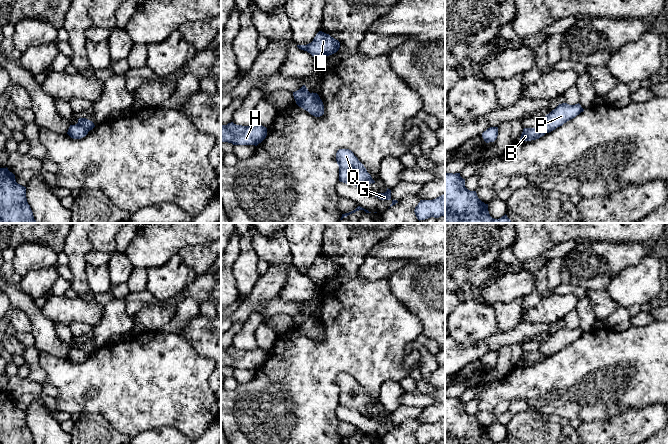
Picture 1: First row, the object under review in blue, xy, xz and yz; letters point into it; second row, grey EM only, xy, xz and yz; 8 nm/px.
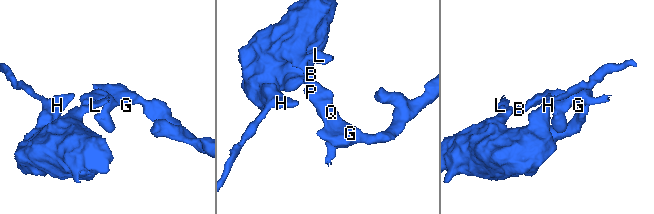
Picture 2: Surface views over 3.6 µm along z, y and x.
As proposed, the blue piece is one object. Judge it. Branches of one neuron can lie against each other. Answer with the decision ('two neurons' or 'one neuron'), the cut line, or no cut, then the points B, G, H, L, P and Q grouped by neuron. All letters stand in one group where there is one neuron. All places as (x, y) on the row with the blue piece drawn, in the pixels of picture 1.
two neurons; cut in xz along (309, 92), (296, 102); B H L / G P Q

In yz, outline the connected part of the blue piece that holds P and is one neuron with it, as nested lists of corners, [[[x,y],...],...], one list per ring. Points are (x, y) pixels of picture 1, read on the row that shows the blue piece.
[[[567,103],[559,104],[545,117],[540,118],[539,127],[541,127],[545,133],[549,133],[567,121],[575,118],[583,111],[584,109],[579,103],[575,105],[569,105]]]

